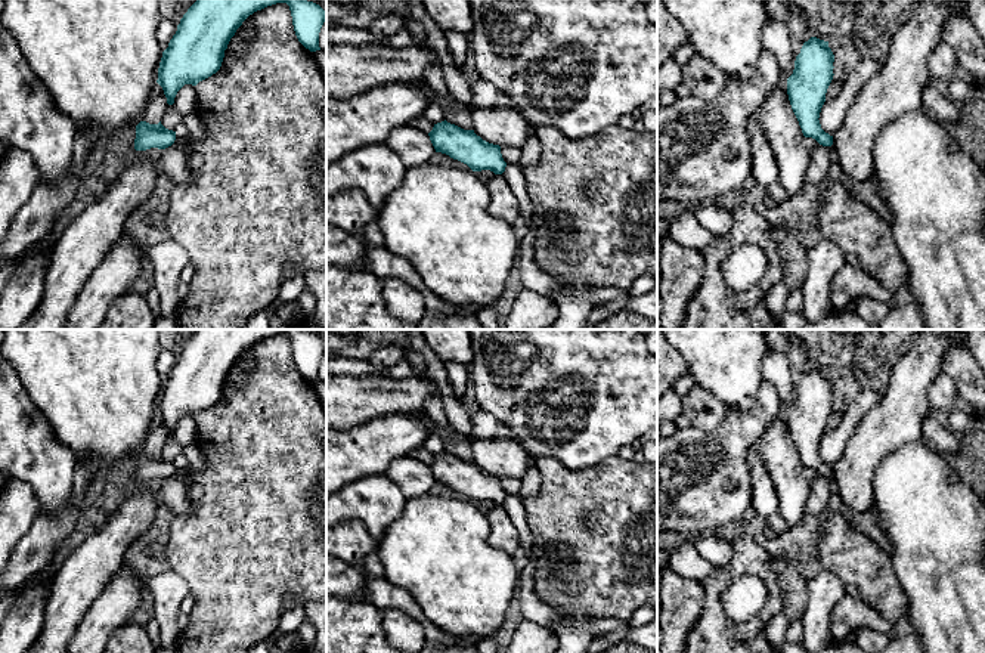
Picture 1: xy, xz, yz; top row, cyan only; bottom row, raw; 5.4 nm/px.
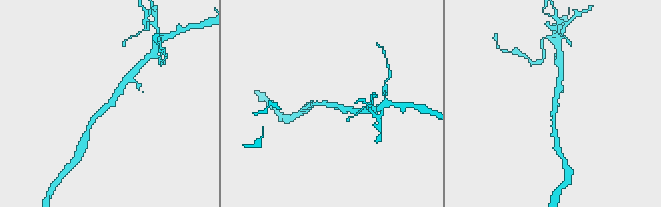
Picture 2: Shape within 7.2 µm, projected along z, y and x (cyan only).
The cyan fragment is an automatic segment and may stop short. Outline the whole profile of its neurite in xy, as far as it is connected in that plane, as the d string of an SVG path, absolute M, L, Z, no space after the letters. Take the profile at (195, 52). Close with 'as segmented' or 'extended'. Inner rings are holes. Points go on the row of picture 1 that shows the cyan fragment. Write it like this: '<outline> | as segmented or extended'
M196 0L180 19L162 52L157 83L173 105L185 84L196 86L216 74L224 50L242 22L257 10L286 3L298 41L310 52L320 50L319 33L326 12L307 0Z | as segmented

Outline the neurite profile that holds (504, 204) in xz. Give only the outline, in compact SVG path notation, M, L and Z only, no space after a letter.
M493 174L484 185L490 194L487 211L493 217L514 225L520 219L520 204L505 177L502 174Z

